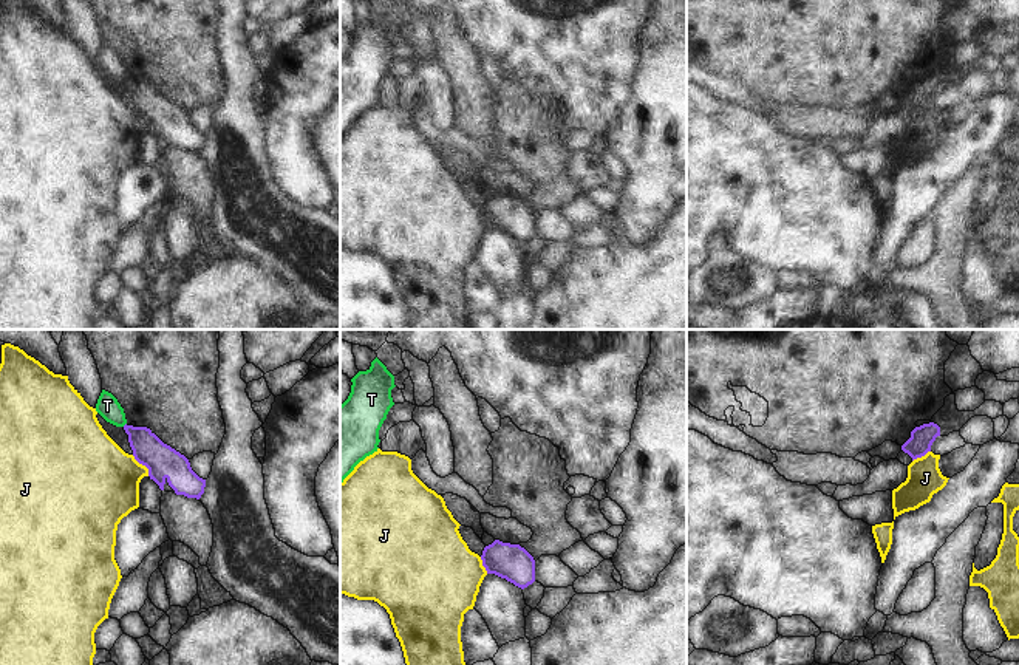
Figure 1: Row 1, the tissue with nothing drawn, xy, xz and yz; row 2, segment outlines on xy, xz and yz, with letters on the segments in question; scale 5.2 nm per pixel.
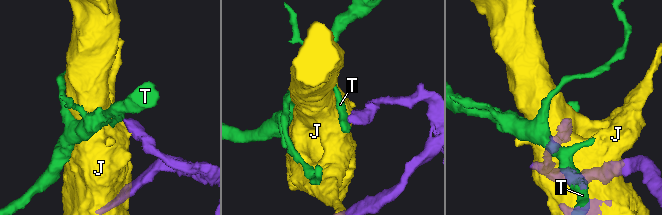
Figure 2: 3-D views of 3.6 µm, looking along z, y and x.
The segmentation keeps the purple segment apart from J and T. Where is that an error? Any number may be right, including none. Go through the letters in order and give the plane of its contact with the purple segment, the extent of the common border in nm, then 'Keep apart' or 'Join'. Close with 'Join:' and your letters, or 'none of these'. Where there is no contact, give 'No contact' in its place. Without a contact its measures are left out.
J: Touches purple in xy. Shared border 140 nm. Keep apart
T: No contact. Keep apart
Join: none of these

